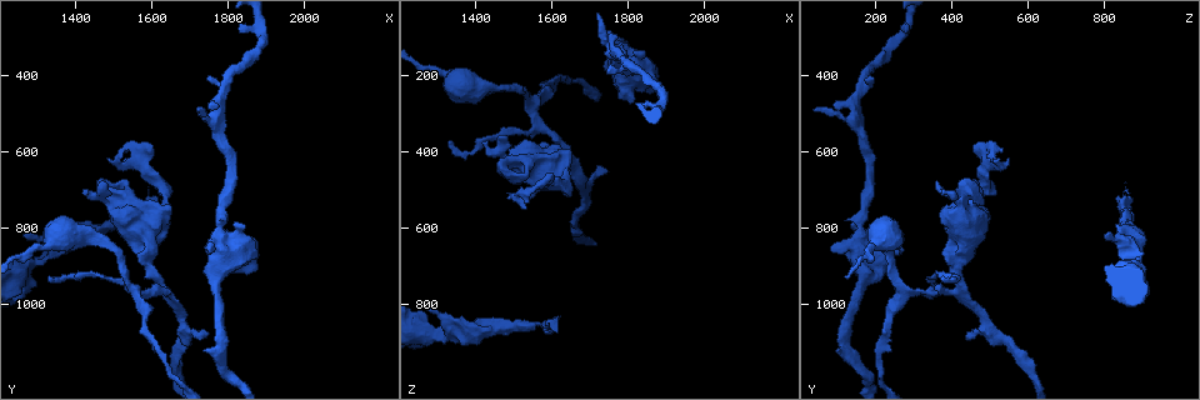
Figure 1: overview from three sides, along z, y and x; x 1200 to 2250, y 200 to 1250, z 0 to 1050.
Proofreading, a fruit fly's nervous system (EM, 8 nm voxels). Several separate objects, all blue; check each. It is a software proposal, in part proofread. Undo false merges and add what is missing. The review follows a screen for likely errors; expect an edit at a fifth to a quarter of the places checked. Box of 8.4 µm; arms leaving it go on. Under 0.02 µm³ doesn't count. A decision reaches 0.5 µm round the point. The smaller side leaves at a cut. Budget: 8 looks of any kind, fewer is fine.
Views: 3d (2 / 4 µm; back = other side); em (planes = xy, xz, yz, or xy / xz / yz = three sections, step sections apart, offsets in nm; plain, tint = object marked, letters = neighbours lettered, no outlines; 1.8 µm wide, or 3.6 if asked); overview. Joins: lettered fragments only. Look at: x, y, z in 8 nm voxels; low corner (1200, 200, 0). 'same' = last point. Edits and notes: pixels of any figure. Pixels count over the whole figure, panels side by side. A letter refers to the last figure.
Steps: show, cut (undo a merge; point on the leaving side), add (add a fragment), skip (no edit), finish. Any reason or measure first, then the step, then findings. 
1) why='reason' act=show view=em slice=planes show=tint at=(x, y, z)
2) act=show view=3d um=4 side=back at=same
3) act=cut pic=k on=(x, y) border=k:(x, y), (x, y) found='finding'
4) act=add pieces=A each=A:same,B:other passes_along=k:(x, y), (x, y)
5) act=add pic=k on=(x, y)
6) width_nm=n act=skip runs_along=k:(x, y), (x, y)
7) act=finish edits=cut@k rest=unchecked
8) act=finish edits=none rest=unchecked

why='branch stops here' act=show view=3d um=2 at=(1740, 1065, 455)

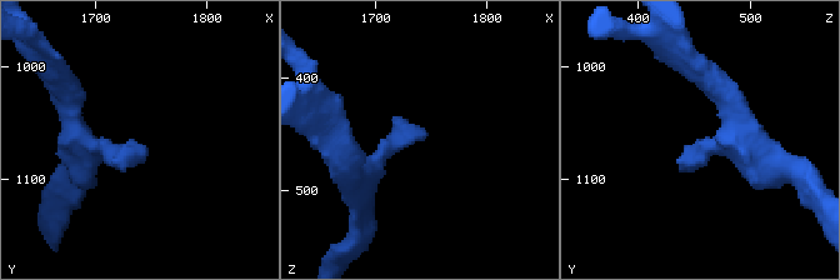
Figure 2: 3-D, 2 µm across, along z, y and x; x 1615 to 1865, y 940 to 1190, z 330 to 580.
why='now the EM' act=show view=em slice=yz step=16 show=letters at=(1746, 1074, 452)

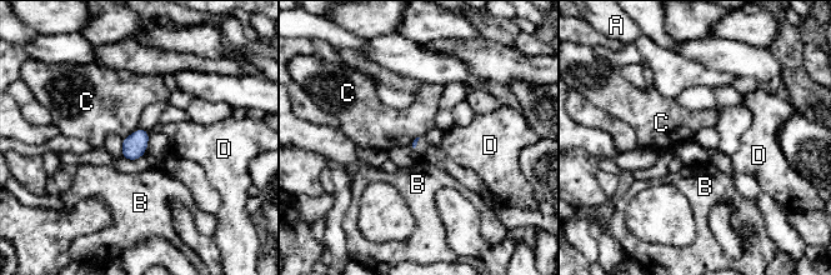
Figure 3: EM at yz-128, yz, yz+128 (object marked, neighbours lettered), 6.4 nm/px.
why='cut it another way' act=show view=em slice=planes show=letters at=same

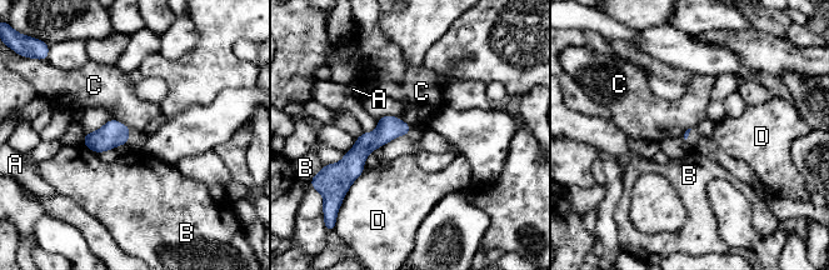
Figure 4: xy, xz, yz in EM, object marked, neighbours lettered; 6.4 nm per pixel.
act=skip each=A:other,B:other,C:other,D:other runs_along=4:(406, 128), (373, 140), (349, 174) found='no lettered fragment goes on from it'

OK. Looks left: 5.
why='thick end' act=show view=em slice=planes show=plain at=(1755, 850, 80)

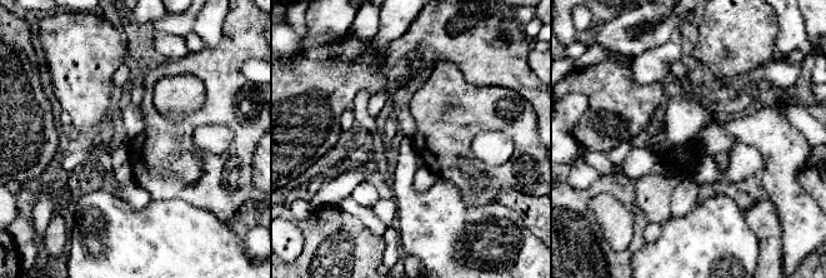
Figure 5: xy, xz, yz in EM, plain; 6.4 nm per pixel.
act=show view=em slice=planes show=letters at=same

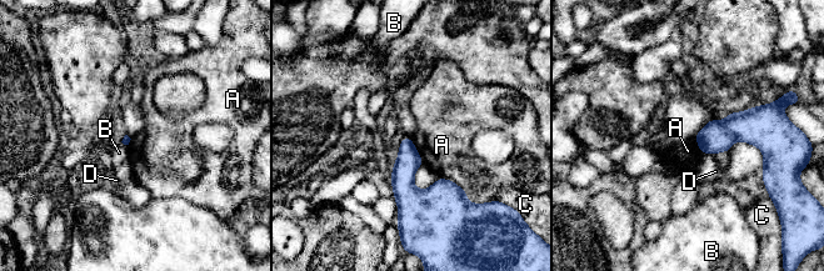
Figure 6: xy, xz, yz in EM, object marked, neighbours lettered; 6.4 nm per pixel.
act=skip each=A:other,B:other,C:other,D:other border=6:(439, 176), (454, 181), (468, 196) found='no lettered fragment goes on from it'

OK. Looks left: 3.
why='thin end' act=show view=em slice=xy step=16 show=plain at=(1340, 930, 365)

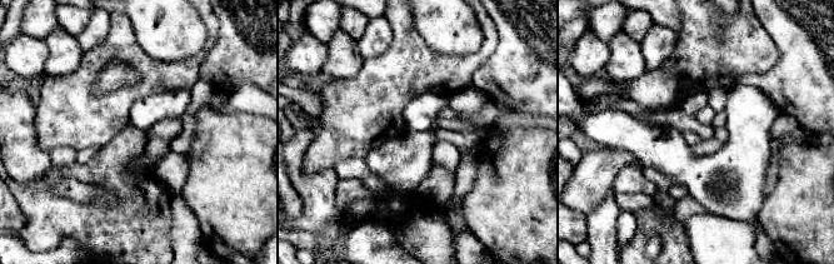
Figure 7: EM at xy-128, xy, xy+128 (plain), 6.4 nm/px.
why='what lies round it' act=show view=em slice=xy step=16 show=letters at=same

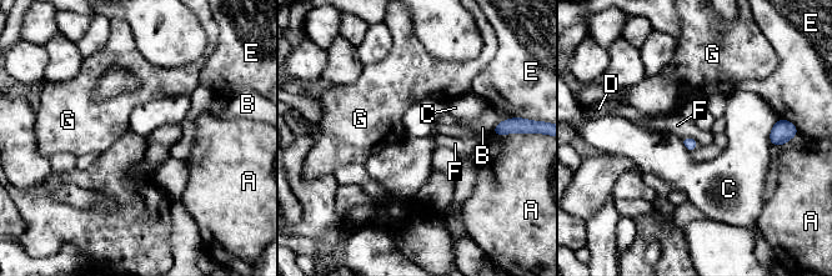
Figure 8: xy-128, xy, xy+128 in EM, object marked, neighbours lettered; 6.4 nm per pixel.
act=skip each=A:other,B:other,C:other,D:other,E:other,F:other,G:other border=8:(681, 138), (692, 138), (700, 145) found='no lettered fragment goes on from it'

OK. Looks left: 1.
act=finish edits=none rest=unchecked

